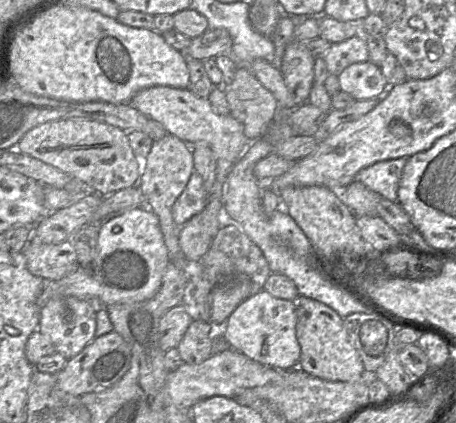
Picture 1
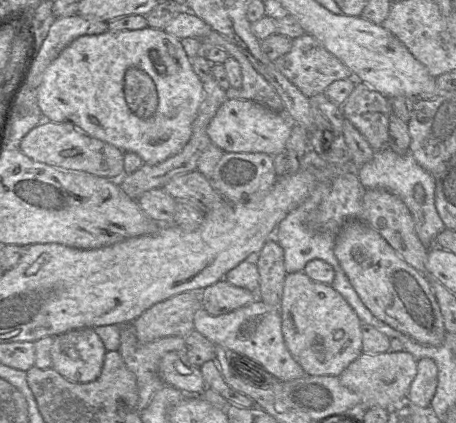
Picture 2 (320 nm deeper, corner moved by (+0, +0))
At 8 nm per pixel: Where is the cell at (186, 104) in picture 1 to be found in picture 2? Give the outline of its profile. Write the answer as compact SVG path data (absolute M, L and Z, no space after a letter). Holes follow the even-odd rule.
M226 100L207 127L211 144L224 153L265 153L275 156L285 151L291 134L292 122L278 113L251 100Z

